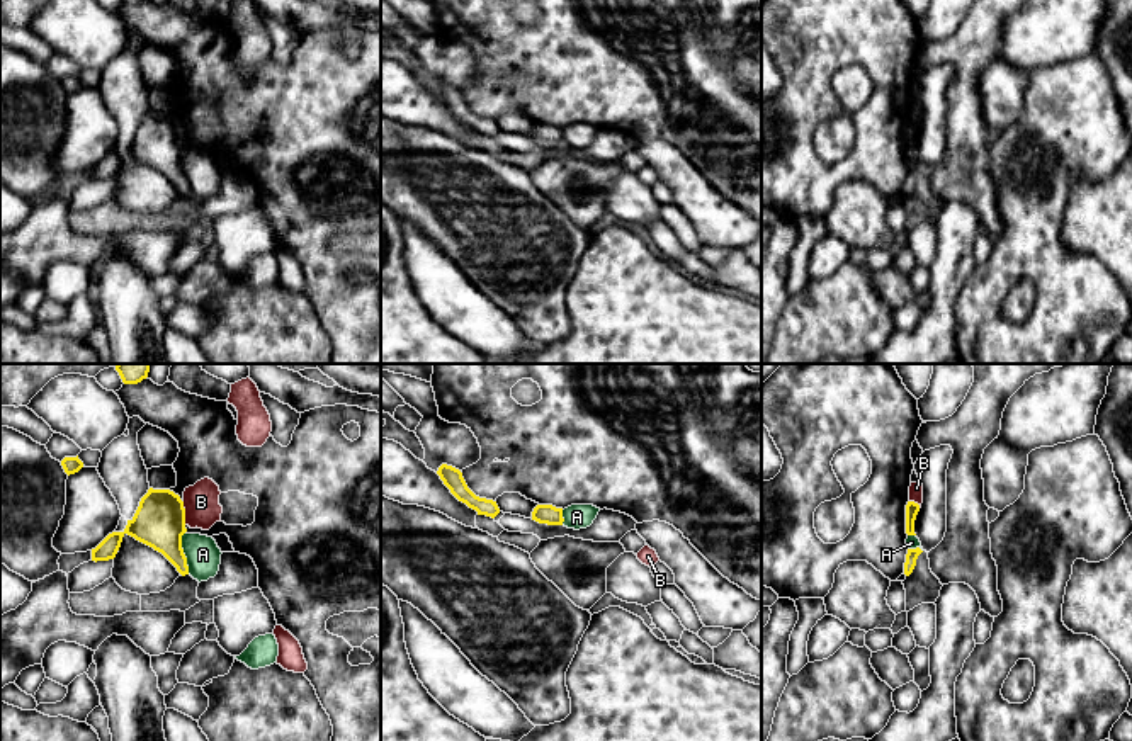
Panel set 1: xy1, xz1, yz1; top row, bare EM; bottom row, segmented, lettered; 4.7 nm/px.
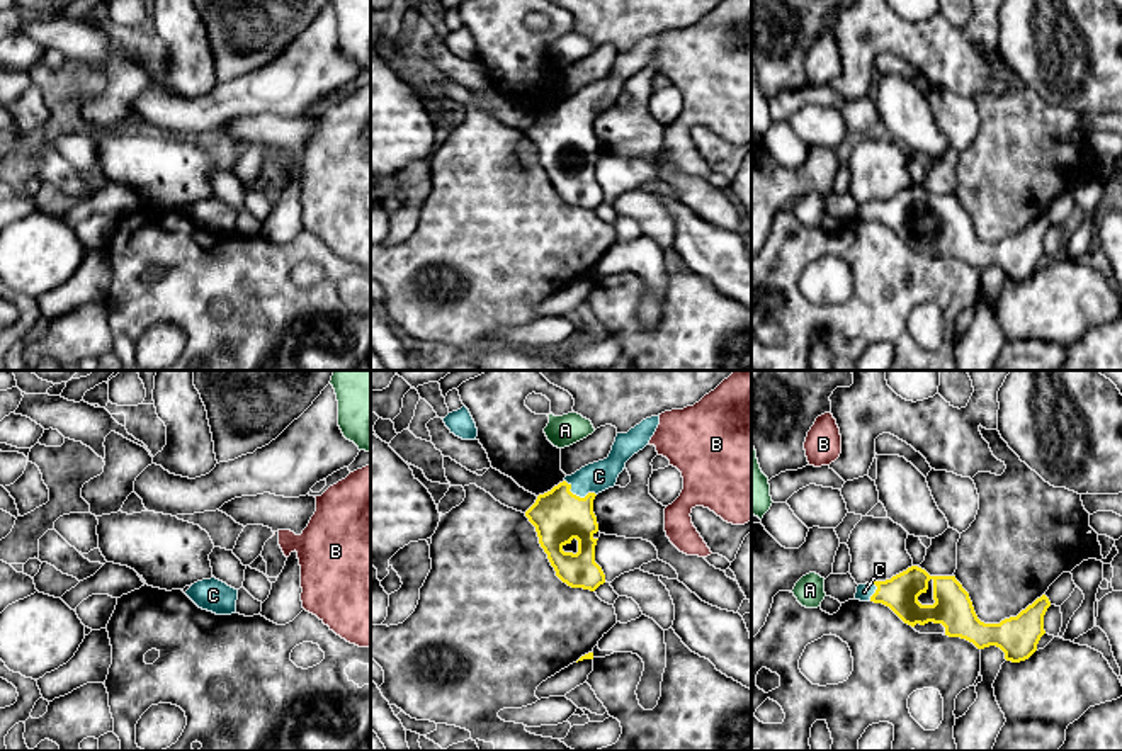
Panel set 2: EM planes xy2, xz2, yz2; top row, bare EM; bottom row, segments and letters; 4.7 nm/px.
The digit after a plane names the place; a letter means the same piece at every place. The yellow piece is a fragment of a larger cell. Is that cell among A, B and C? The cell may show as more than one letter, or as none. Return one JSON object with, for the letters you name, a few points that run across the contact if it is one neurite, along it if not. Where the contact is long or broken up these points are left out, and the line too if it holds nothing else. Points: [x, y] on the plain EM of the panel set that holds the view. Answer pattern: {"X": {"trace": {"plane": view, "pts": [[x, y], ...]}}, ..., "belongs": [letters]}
{"C": {"trace": {"plane": "xz2", "pts": [[558, 135], [578, 116], [599, 95]]}}, "belongs": ["C"]}

